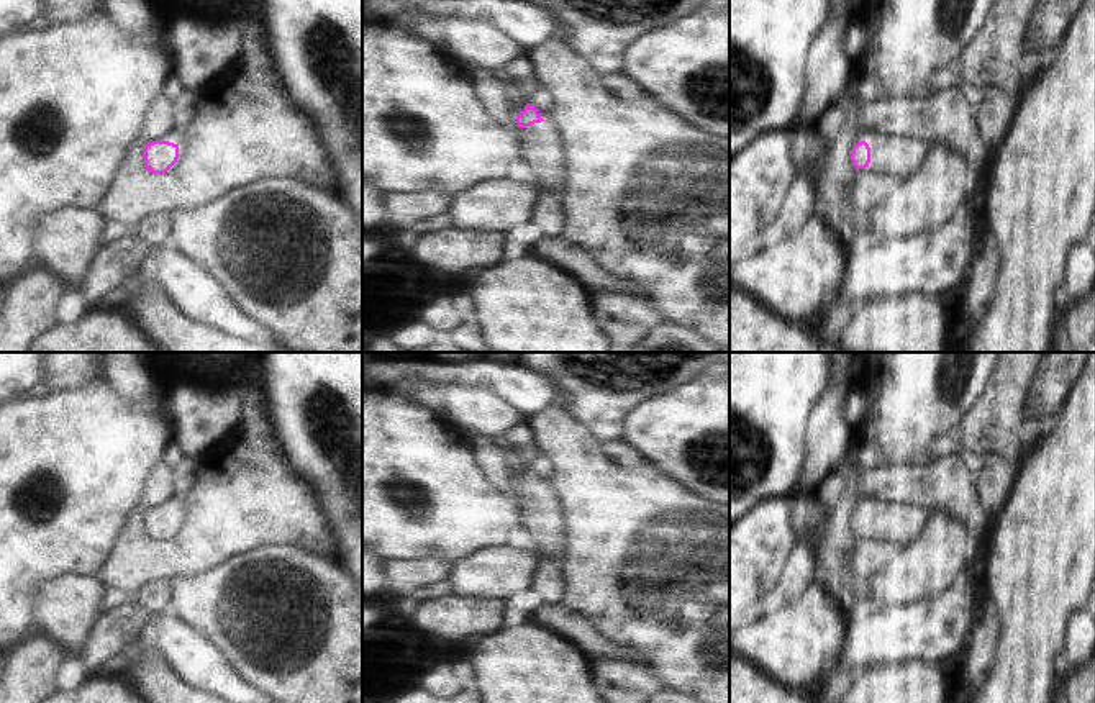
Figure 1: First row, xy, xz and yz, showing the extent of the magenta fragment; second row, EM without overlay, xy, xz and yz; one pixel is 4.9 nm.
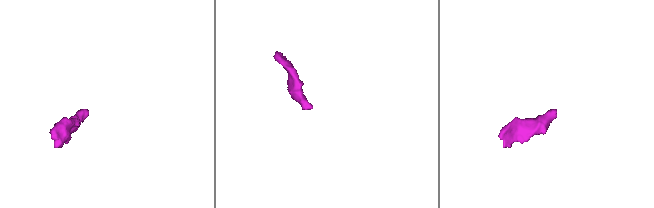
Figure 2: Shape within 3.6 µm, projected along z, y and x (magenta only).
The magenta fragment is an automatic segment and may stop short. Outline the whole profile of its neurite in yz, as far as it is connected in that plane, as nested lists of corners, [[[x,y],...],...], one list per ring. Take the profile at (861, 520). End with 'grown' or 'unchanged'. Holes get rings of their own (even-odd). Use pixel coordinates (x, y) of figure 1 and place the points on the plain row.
[[[872,498],[852,515],[851,528],[856,537],[870,534],[903,551],[921,534],[928,518],[929,511],[925,508]]]; grown

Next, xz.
[[[529,470],[516,483],[516,490],[520,526],[528,531],[533,547],[562,562],[566,533],[559,500]]]; grown

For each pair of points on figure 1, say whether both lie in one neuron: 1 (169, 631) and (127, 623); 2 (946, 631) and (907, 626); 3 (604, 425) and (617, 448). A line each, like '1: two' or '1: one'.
1: two
2: one
3: two

